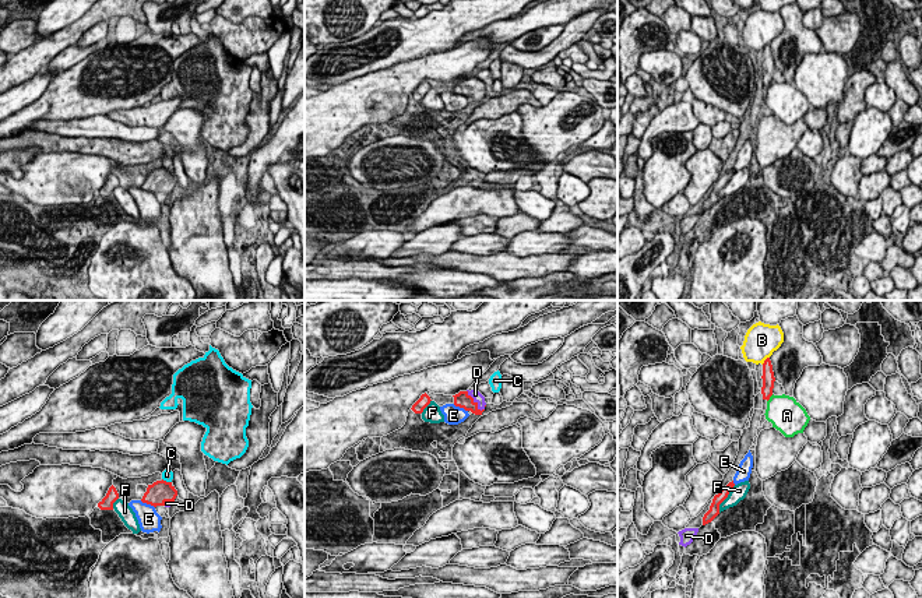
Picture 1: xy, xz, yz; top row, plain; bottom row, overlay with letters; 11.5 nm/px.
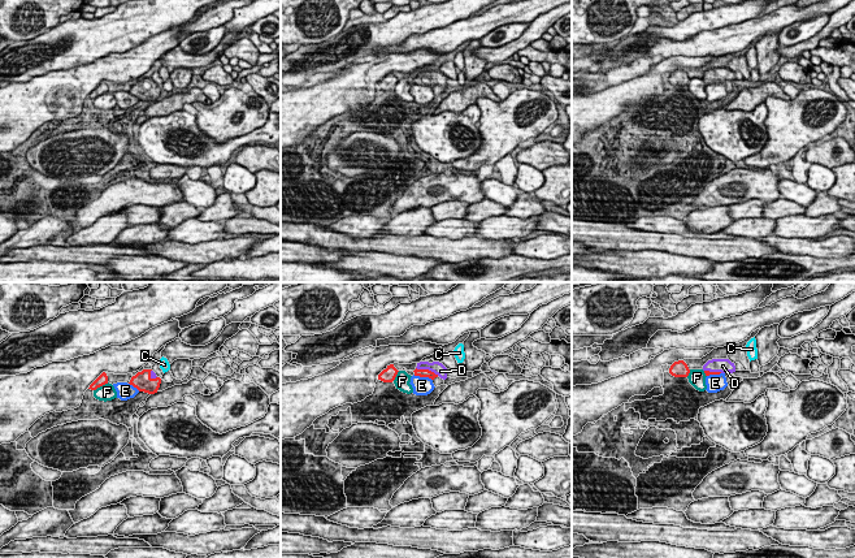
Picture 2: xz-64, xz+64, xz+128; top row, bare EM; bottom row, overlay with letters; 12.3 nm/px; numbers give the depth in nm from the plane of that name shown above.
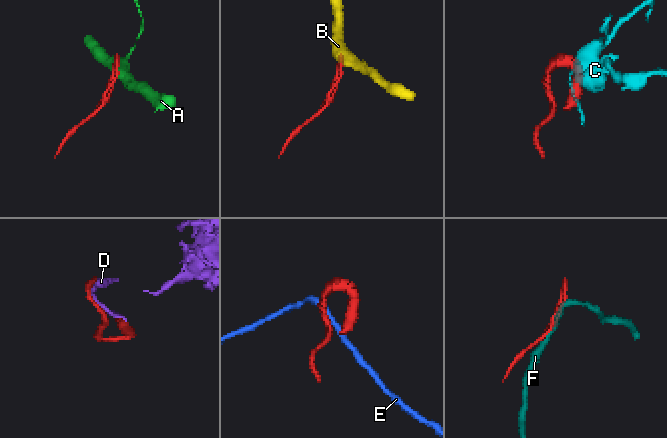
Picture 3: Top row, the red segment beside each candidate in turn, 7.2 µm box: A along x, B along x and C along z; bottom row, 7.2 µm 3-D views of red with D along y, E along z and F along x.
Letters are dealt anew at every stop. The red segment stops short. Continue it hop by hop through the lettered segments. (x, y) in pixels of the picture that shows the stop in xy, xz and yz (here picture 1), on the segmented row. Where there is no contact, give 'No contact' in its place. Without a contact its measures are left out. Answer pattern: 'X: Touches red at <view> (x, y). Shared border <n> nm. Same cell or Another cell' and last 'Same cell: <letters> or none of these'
A: Touches red at yz (769, 398). Shared border 120 nm. Another cell
B: Touches red at yz (764, 361). Shared border 130 nm. Another cell
C: Touches red at xy (165, 481). Shared border 120 nm. Another cell
D: Touches red at xz (472, 401). Shared border 320 nm. Same cell
E: Touches red at xy (147, 503). Shared border 190 nm. Another cell
F: Touches red at yz (725, 498). Shared border 380 nm. Another cell
Same cell: D

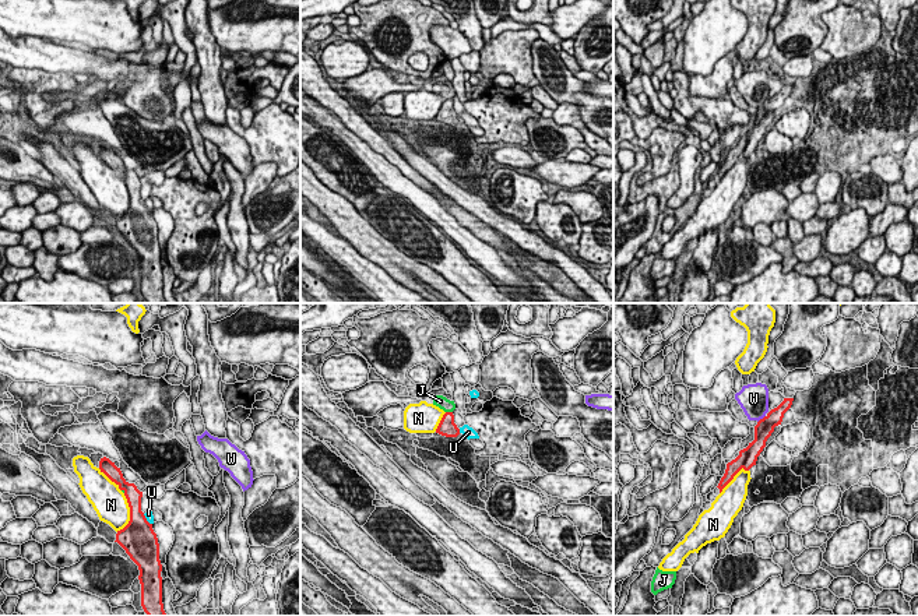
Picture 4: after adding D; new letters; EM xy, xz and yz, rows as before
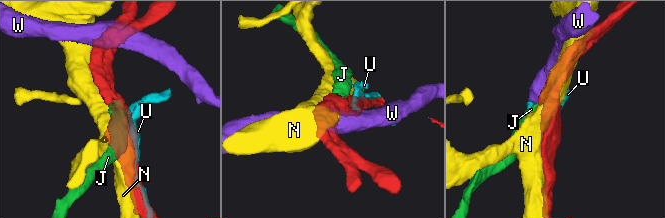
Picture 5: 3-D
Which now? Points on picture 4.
J: Touches red at xz (449, 412). Shared border 80 nm. Same cell
N: Touches red at xy (130, 514). Shared border 460 nm. Another cell
U: Touches red at xz (458, 430). Shared border 50 nm. Another cell
W: Touches red at yz (760, 419). Shared border 130 nm. Another cell
Same cell: J

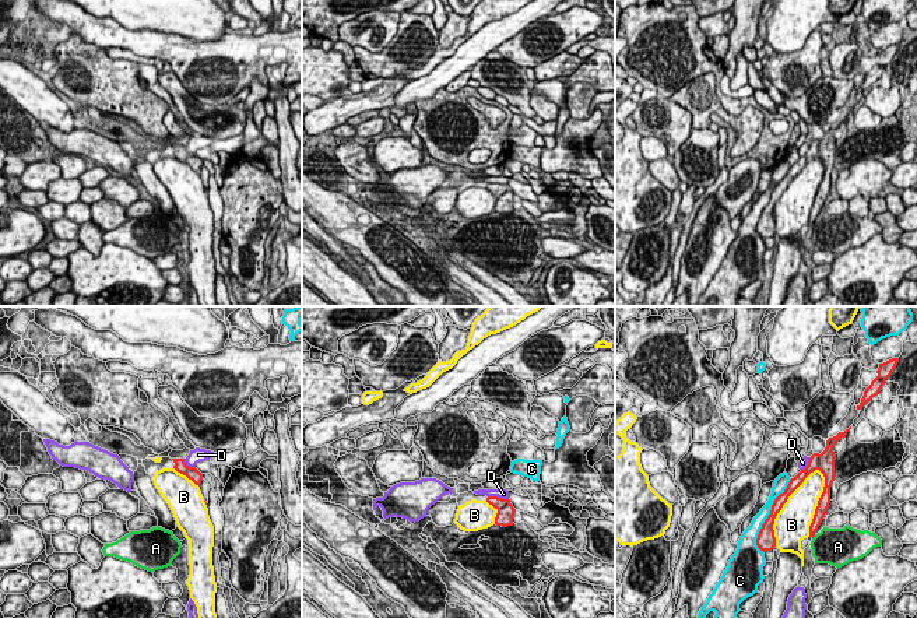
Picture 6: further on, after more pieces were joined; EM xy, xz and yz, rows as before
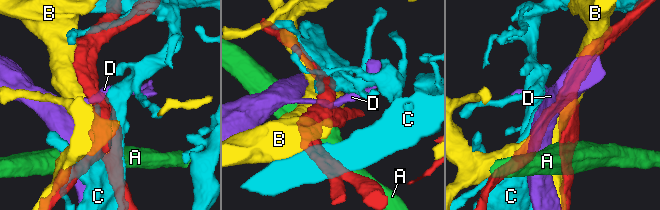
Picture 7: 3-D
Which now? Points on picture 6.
A: Touches red at yz (814, 536). Shared border 70 nm. Another cell
B: Touches red at yz (782, 506). Shared border 1000 nm. Another cell
C: Touches red at yz (768, 516). Shared border 900 nm. Another cell
D: Touches red at xz (496, 497). Shared border 240 nm. Another cell
Same cell: none of these

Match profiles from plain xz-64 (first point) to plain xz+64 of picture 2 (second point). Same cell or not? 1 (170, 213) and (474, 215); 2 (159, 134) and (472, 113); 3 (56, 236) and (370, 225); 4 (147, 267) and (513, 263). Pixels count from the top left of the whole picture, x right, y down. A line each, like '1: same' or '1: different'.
1: same
2: same
3: same
4: different

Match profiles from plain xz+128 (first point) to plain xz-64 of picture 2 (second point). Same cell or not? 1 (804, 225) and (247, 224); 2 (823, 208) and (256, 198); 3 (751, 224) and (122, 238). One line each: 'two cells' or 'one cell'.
1: two cells
2: two cells
3: one cell

